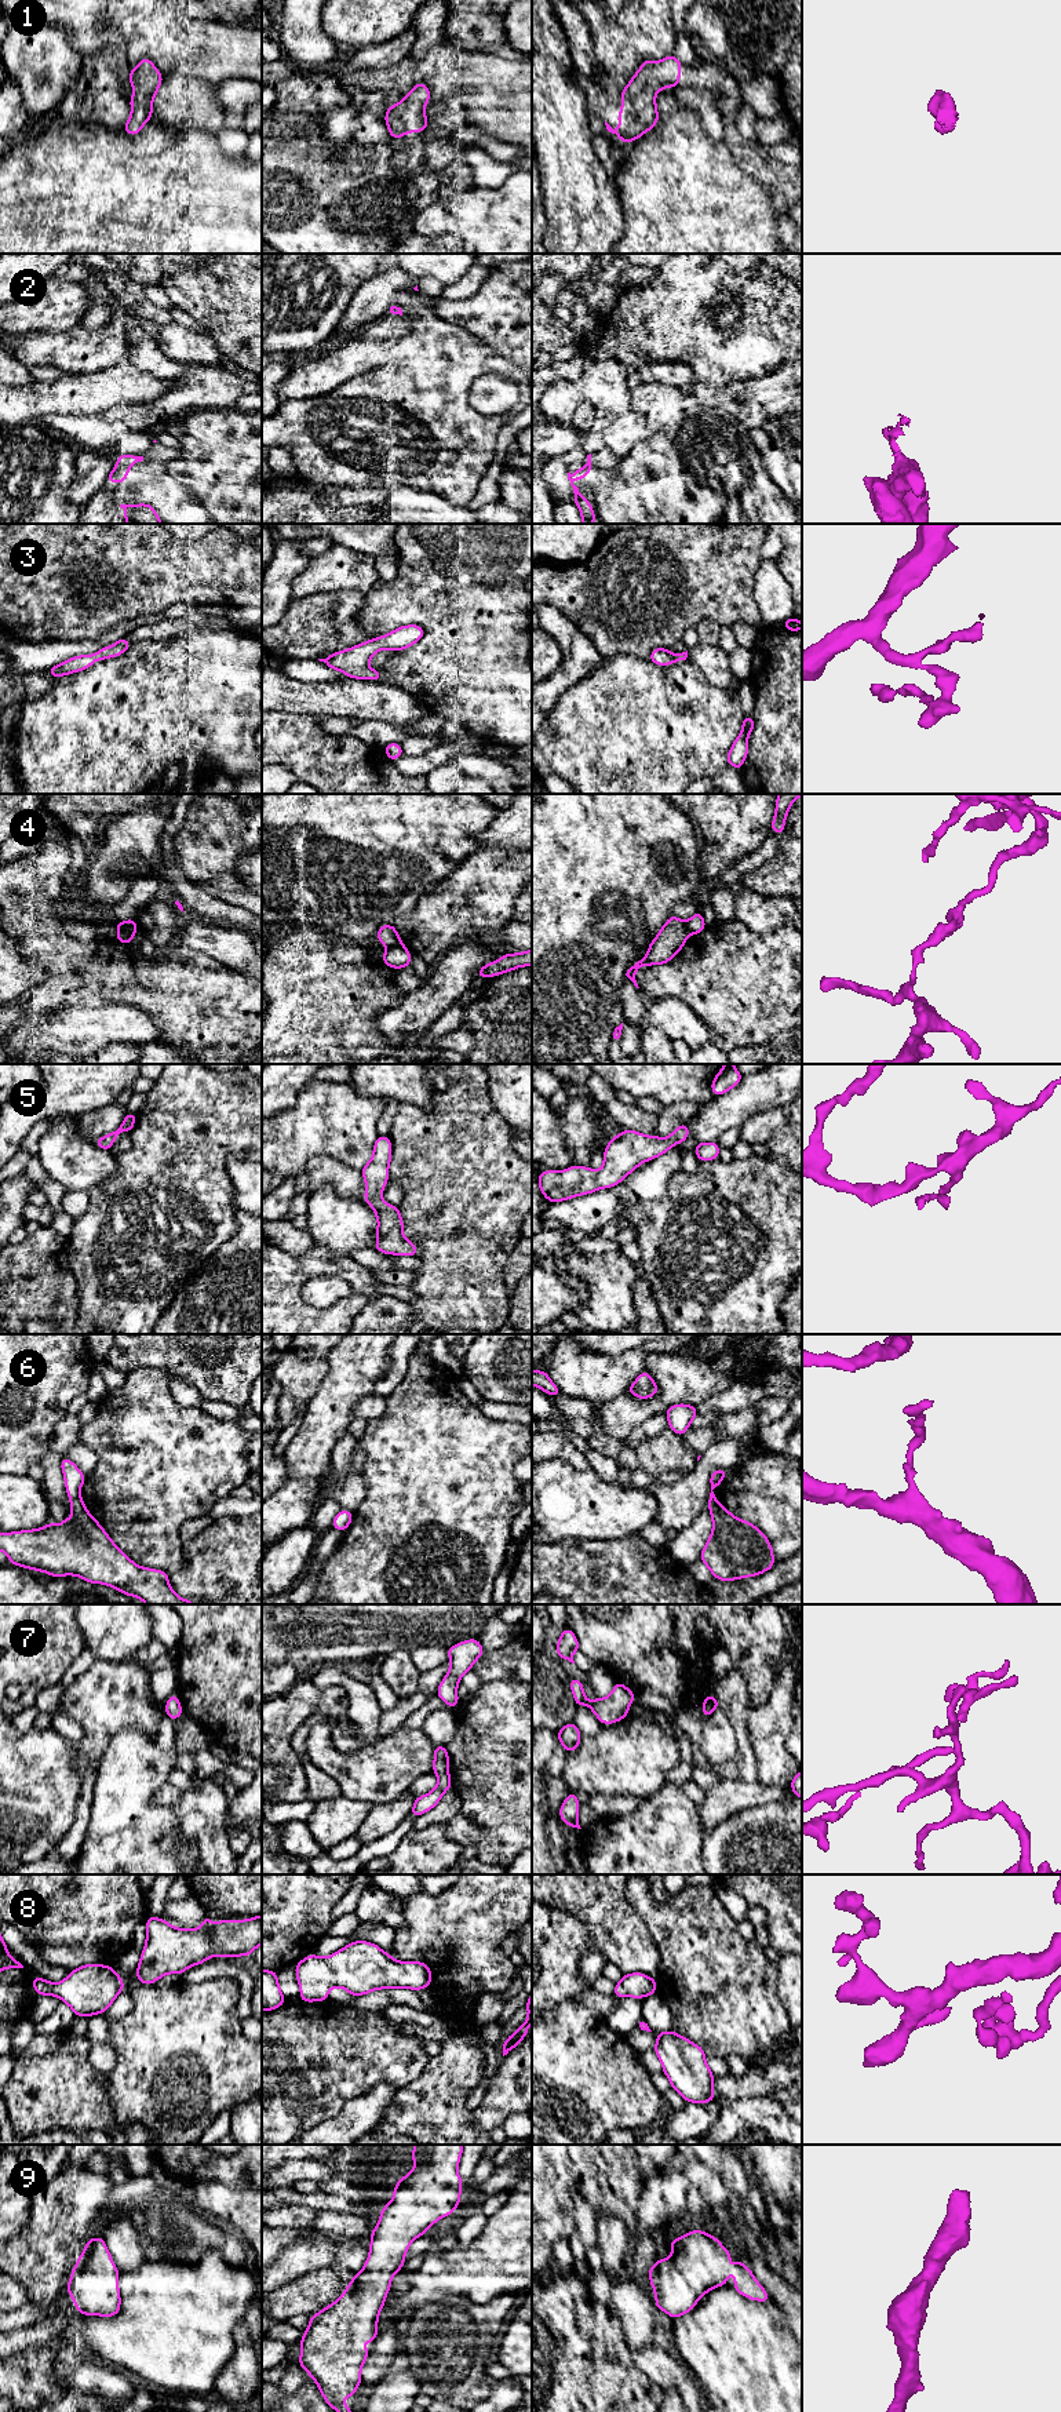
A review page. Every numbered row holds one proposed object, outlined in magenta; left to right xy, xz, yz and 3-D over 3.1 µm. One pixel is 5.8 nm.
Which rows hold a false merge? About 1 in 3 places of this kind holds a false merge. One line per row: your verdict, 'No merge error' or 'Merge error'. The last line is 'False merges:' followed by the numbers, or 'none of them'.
1: No merge error
2: Merge error
3: No merge error
4: Merge error
5: No merge error
6: No merge error
7: No merge error
8: No merge error
9: No merge error
False merges: 2, 4

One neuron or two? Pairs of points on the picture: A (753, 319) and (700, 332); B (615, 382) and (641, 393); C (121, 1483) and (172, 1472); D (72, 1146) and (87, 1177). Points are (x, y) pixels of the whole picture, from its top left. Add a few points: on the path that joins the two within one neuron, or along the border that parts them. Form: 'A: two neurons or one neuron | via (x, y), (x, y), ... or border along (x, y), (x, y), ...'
A: one neuron | via (740, 327), (733, 334), (713, 332)
B: two neurons | border along (629, 389), (629, 403), (631, 407)
C: one neuron | via (134, 1483), (145, 1483), (156, 1472), (160, 1472)
D: one neuron | via (72, 1154), (84, 1169)

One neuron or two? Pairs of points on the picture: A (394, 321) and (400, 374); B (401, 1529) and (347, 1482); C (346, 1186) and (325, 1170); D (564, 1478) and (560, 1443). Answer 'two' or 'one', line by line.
A: two
B: two
C: one
D: two

